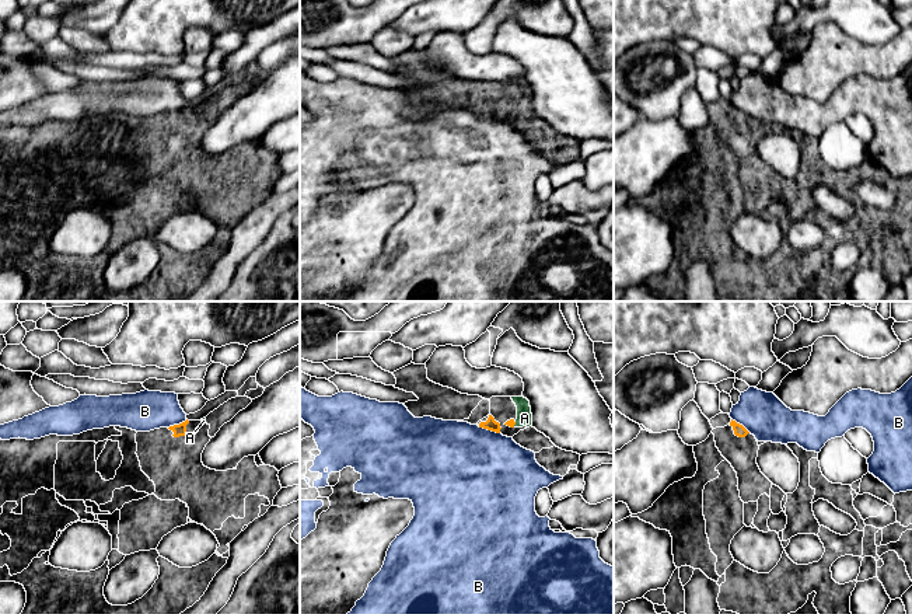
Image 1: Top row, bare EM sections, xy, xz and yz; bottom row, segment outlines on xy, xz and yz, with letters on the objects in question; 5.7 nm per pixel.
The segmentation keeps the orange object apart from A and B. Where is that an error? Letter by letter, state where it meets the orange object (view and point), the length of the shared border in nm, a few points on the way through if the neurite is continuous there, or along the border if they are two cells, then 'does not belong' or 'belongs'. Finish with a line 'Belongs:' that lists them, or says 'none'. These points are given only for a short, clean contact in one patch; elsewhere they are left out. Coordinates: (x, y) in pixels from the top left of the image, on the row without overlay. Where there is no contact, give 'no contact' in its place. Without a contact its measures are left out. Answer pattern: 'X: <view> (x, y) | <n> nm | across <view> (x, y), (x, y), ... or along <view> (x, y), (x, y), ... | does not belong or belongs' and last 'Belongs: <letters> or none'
A: xz (514, 110) | 40 nm | across xz (510, 108), (514, 110), (524, 104) | belongs
B: xz (489, 115) | 130 nm | along xz (478, 112), (499, 119) | does not belong
Belongs: A

